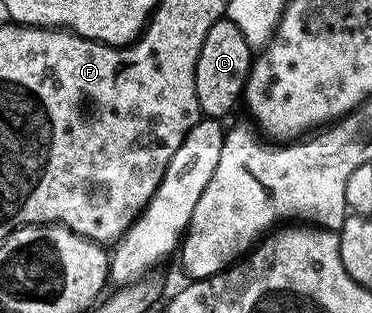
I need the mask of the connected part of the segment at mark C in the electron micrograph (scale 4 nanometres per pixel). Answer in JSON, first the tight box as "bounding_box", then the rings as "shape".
{"bounding_box":[198,18,254,121],"shape":[[[227,18],[219,20],[206,37],[206,46],[202,46],[202,58],[198,58],[198,106],[207,119],[223,121],[237,107],[241,107],[248,78],[252,73],[254,50],[250,42],[234,22]]]}

